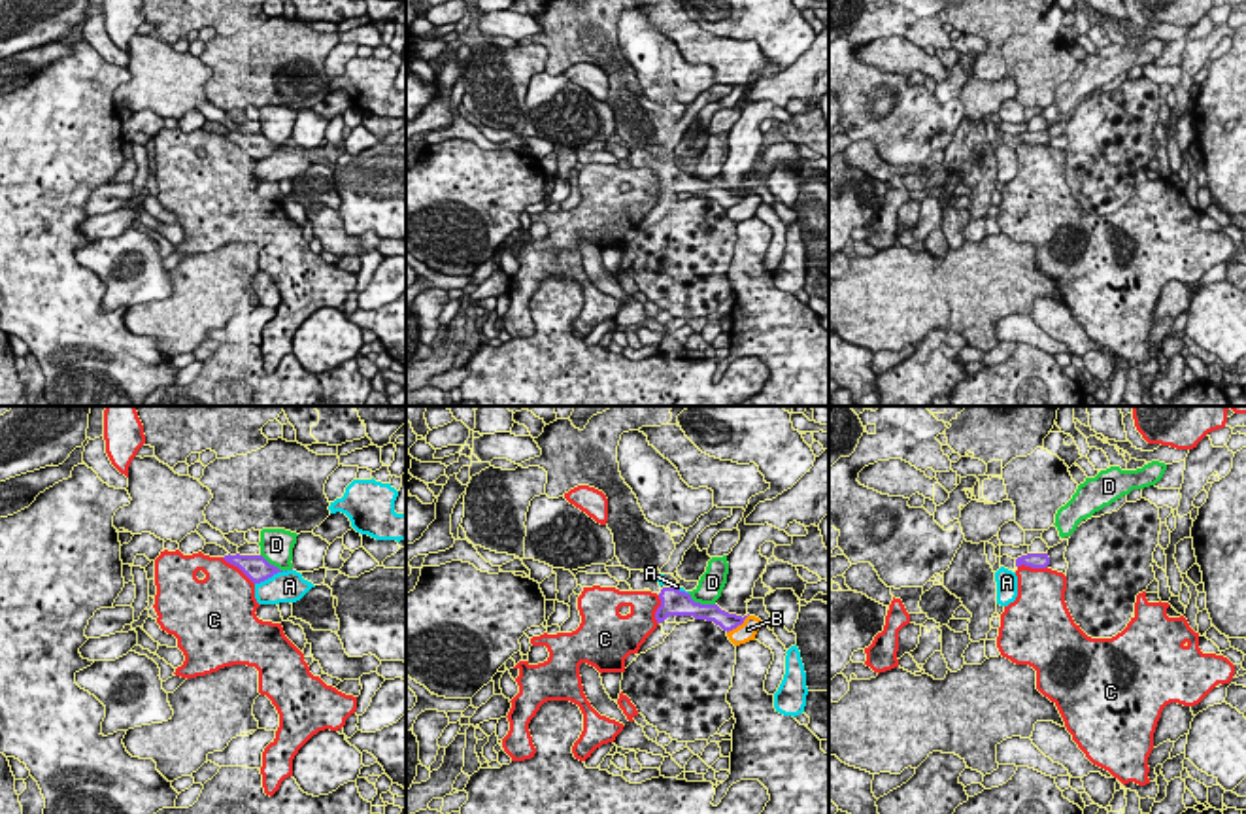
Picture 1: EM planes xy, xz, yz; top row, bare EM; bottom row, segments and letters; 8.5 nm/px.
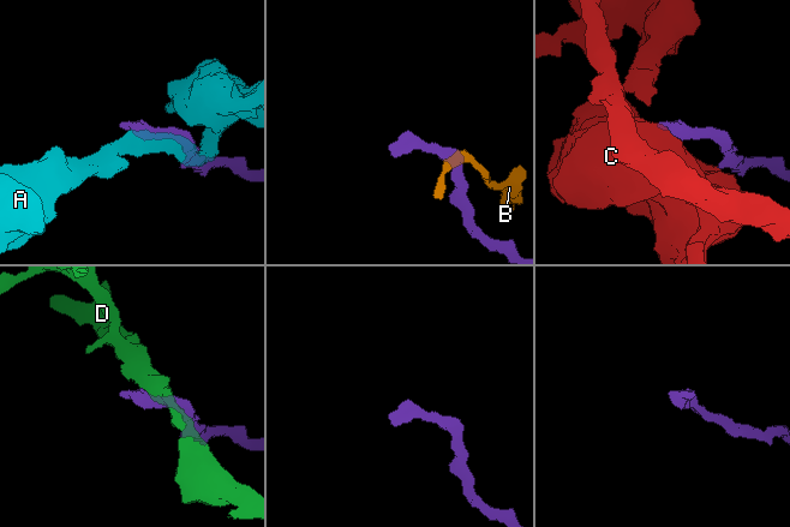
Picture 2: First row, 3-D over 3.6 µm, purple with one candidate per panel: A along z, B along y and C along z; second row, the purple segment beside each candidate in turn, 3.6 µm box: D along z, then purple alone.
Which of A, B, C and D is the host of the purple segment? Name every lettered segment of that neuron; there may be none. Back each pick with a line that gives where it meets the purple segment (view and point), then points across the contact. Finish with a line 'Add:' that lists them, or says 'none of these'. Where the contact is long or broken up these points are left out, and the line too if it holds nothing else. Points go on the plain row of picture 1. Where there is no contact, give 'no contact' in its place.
Add: none of these

